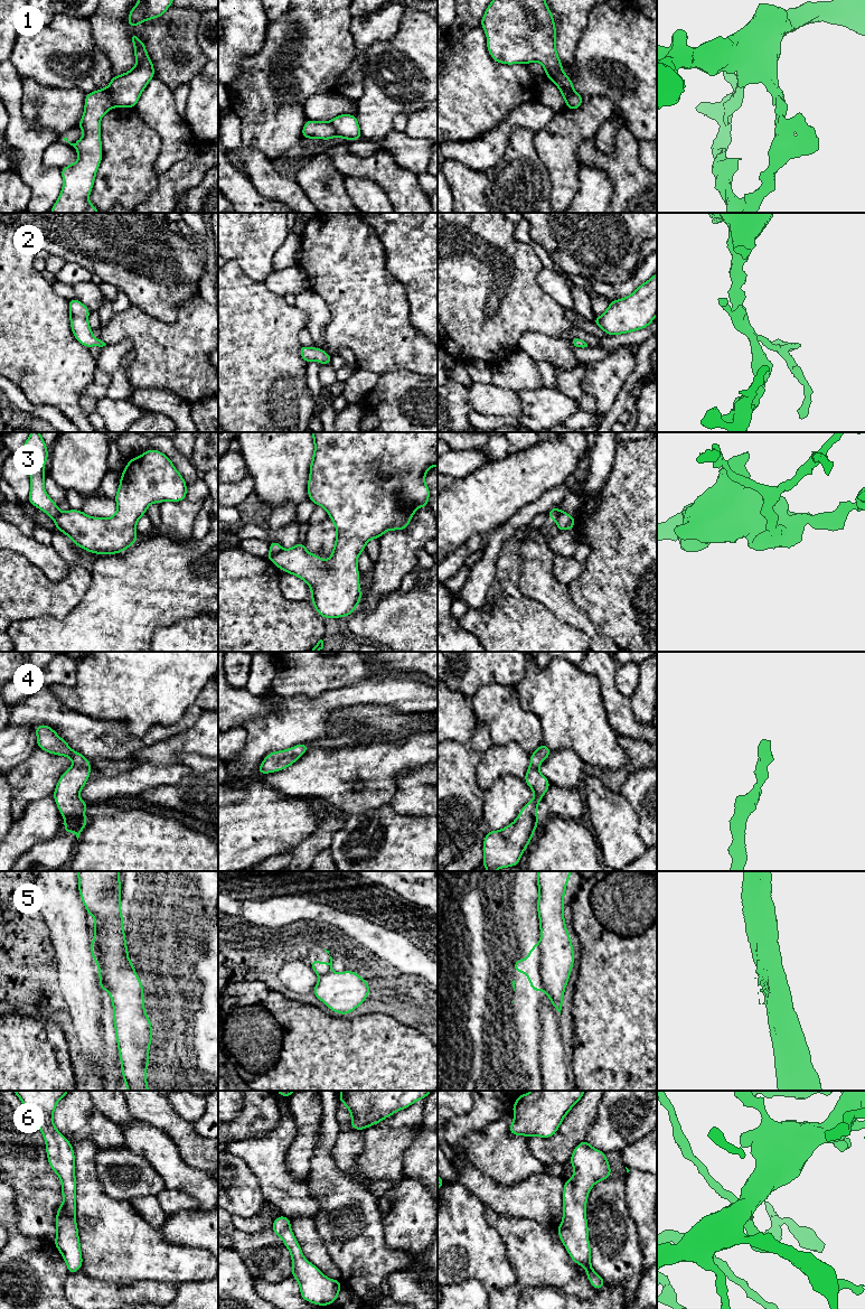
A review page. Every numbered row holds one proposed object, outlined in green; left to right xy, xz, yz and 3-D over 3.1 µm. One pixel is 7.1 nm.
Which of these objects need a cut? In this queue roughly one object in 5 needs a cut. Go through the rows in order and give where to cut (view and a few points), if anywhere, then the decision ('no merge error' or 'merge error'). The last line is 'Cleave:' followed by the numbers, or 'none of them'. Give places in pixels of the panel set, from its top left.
1: xy (105, 89), (115, 105) | merge error
2: no cut | no merge error
3: xz (281, 549), (270, 560) | merge error
4: no cut | no merge error
5: yz (538, 944), (543, 988) | merge error
6: no cut | no merge error
Cleave: 1, 3, 5

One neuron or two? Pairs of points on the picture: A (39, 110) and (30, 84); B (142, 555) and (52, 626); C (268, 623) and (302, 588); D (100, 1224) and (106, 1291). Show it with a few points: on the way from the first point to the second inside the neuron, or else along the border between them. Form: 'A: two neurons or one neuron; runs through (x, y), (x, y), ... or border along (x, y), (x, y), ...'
A: one neuron; runs through (39, 103), (33, 91)
B: one neuron; runs through (121, 579), (75, 625)
C: two neurons; border along (279, 577), (279, 590), (287, 599), (310, 600)
D: two neurons; border along (82, 1268), (92, 1277), (131, 1284)

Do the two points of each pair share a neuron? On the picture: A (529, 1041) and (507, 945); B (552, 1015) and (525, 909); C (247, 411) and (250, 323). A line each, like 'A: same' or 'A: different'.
A: different
B: different
C: same

